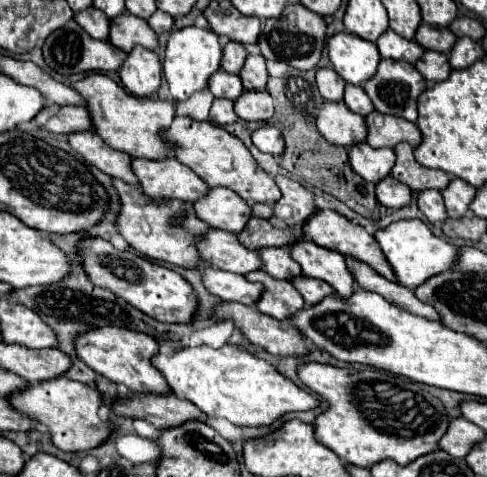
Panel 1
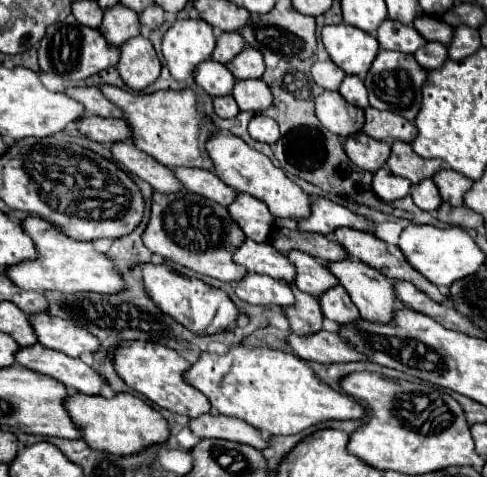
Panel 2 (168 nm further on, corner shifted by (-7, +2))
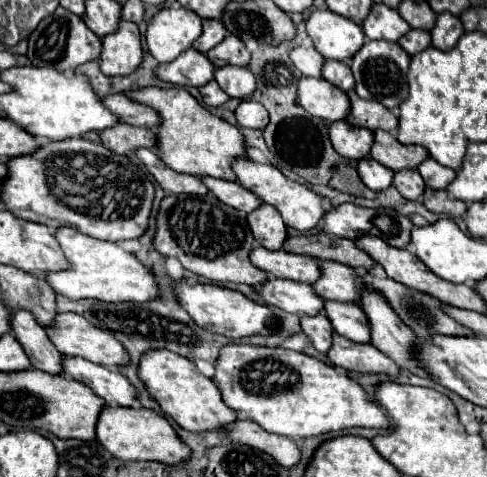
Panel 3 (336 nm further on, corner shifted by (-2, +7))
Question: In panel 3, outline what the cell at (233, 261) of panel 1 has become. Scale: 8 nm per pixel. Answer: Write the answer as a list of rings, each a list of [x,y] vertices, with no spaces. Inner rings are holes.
[[[263,246],[253,248],[251,252],[251,262],[269,272],[275,278],[287,278],[287,280],[297,280],[297,282],[307,282],[315,284],[321,276],[319,264],[315,258],[309,256],[299,256],[299,254],[289,254],[285,250],[273,252]]]

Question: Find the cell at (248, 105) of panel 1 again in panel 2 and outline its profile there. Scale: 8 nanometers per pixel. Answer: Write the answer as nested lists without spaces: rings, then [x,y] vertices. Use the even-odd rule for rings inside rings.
[[[262,79],[252,81],[236,81],[232,97],[236,99],[240,111],[262,113],[272,105],[272,91]]]

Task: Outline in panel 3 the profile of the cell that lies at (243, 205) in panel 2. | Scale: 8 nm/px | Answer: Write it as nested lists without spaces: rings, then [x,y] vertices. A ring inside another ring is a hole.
[[[263,204],[263,208],[257,208],[257,212],[249,216],[249,226],[257,244],[261,244],[263,248],[267,250],[283,248],[283,242],[287,240],[287,226],[283,224],[277,208]]]

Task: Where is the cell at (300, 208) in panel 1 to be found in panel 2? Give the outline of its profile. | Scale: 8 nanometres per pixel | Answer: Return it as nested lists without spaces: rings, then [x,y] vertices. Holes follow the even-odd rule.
[[[316,197],[310,201],[310,215],[298,219],[298,227],[302,231],[314,231],[324,235],[334,233],[336,227],[354,227],[360,231],[368,229],[362,215],[354,215],[344,205],[338,205],[324,197]]]

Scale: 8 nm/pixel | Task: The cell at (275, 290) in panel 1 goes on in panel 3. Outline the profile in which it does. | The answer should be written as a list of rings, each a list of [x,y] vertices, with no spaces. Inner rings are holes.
[[[319,312],[319,316],[301,316],[301,328],[311,338],[317,352],[327,354],[331,348],[333,338],[333,326],[325,312]]]

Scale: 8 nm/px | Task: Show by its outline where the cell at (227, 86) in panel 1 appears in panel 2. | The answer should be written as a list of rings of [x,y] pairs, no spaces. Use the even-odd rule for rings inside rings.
[[[204,61],[204,65],[196,69],[194,81],[202,85],[212,97],[230,95],[236,85],[236,77],[226,69],[226,65],[220,65],[218,61]]]

